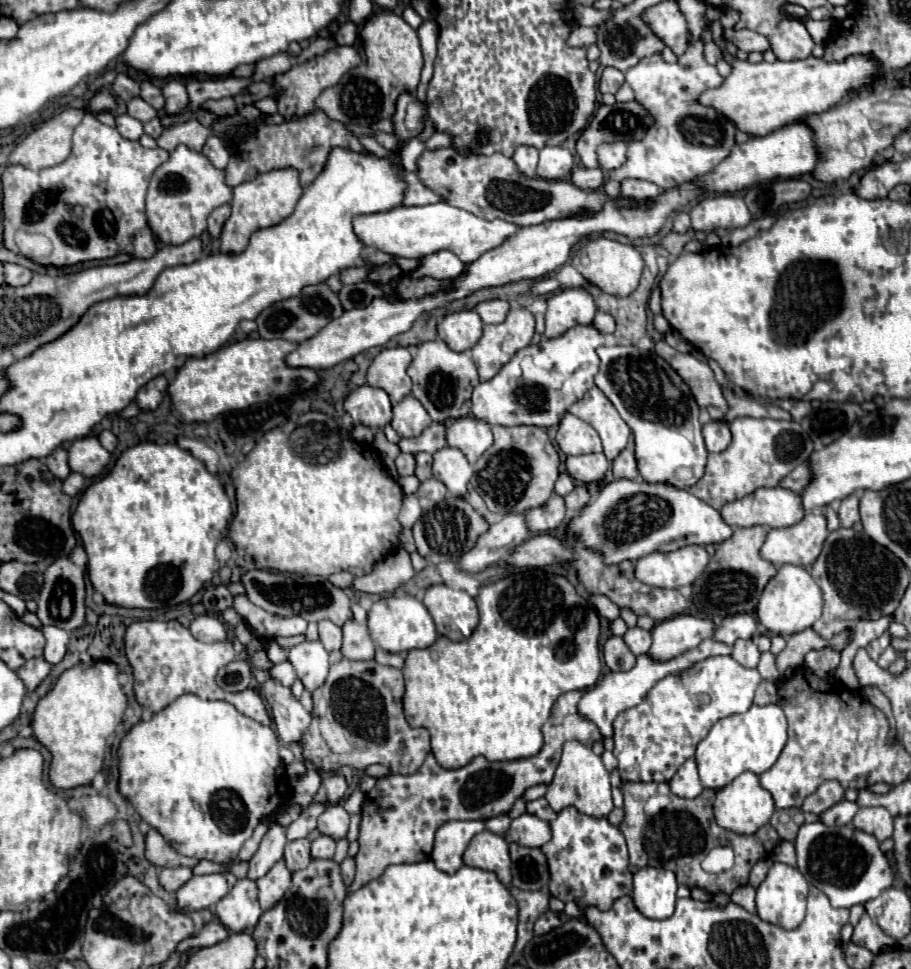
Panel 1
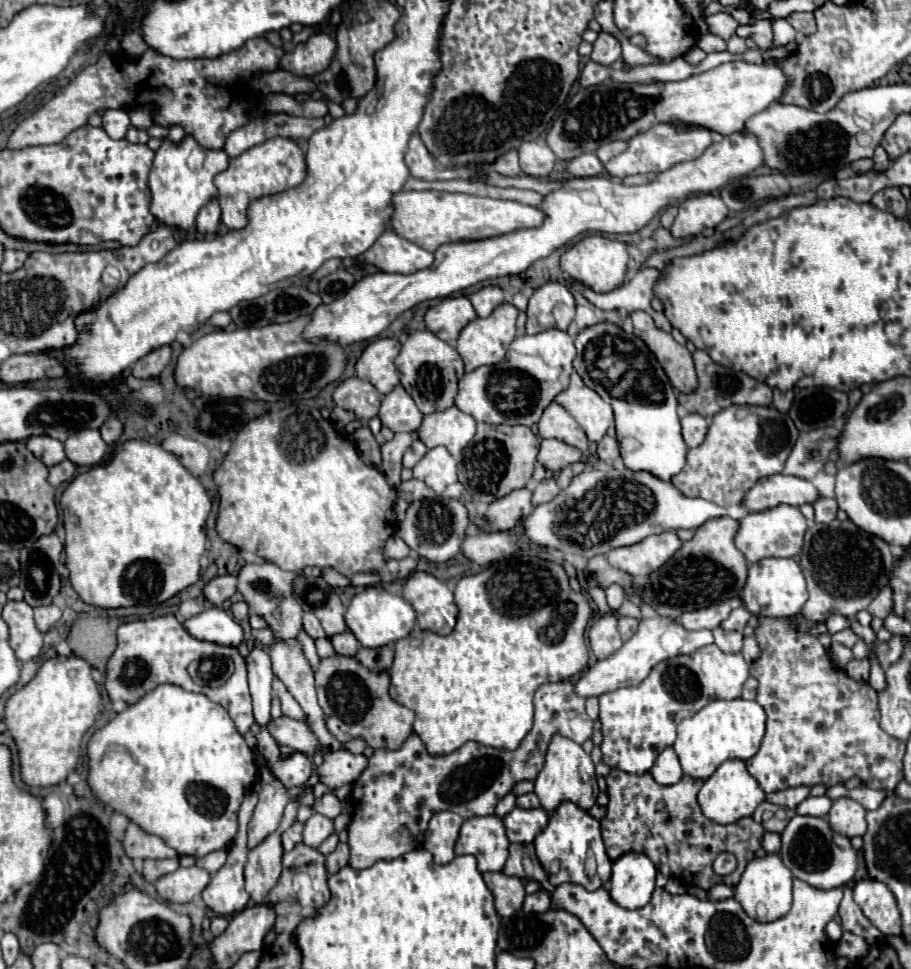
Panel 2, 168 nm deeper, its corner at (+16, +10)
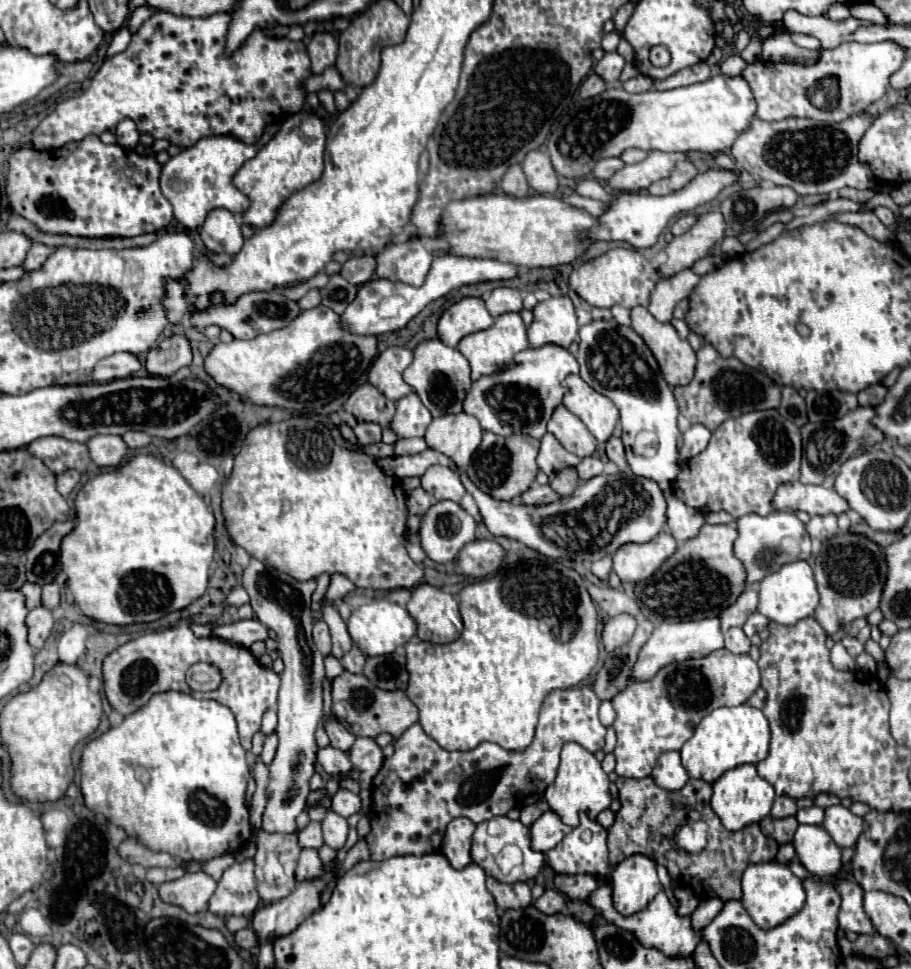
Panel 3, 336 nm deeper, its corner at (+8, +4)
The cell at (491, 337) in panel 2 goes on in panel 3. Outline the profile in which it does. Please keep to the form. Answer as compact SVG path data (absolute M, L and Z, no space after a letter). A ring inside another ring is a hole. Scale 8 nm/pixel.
M508 312L508 314L498 316L492 328L468 334L458 344L458 350L470 362L472 380L478 380L484 374L500 372L502 368L506 368L512 362L514 354L520 352L520 350L524 350L524 348L528 348L528 338L526 338L526 326L524 326L524 322L522 322L522 318L520 318L518 312Z

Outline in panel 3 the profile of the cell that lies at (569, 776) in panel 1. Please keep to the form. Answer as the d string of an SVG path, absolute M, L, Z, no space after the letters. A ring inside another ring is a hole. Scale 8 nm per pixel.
M566 742L562 746L562 760L560 760L560 768L558 768L558 776L556 780L546 788L544 796L548 806L552 808L552 812L556 812L564 824L568 826L578 826L578 812L584 810L592 820L610 806L612 796L608 792L608 774L602 770L600 762L596 760L596 756L588 750L584 750L580 744L576 742Z

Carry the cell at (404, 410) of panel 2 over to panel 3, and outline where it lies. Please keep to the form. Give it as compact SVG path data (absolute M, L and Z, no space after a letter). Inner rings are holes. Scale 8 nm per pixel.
M412 392L396 402L396 414L392 418L390 428L396 432L398 438L412 438L412 436L424 436L430 422L432 422L430 412Z

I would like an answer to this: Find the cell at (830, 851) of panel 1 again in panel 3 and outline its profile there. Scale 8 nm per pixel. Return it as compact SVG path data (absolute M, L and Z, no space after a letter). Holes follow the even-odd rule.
M800 824L792 846L802 866L816 878L836 878L842 870L842 848L818 824Z

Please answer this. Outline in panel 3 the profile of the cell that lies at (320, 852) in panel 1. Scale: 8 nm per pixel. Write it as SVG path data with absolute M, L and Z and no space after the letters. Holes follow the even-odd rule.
M328 812L326 818L322 820L322 834L324 834L324 844L328 844L334 850L340 850L348 838L346 818L334 812Z

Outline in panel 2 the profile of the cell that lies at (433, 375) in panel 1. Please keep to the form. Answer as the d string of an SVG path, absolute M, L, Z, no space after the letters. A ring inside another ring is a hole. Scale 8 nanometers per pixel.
M424 330L424 332L412 332L408 340L402 344L402 350L396 358L396 368L400 374L402 386L408 390L416 406L422 414L432 414L440 410L448 410L454 404L456 396L456 374L458 380L464 376L464 362L456 348L446 344L444 340L436 338L436 334Z

